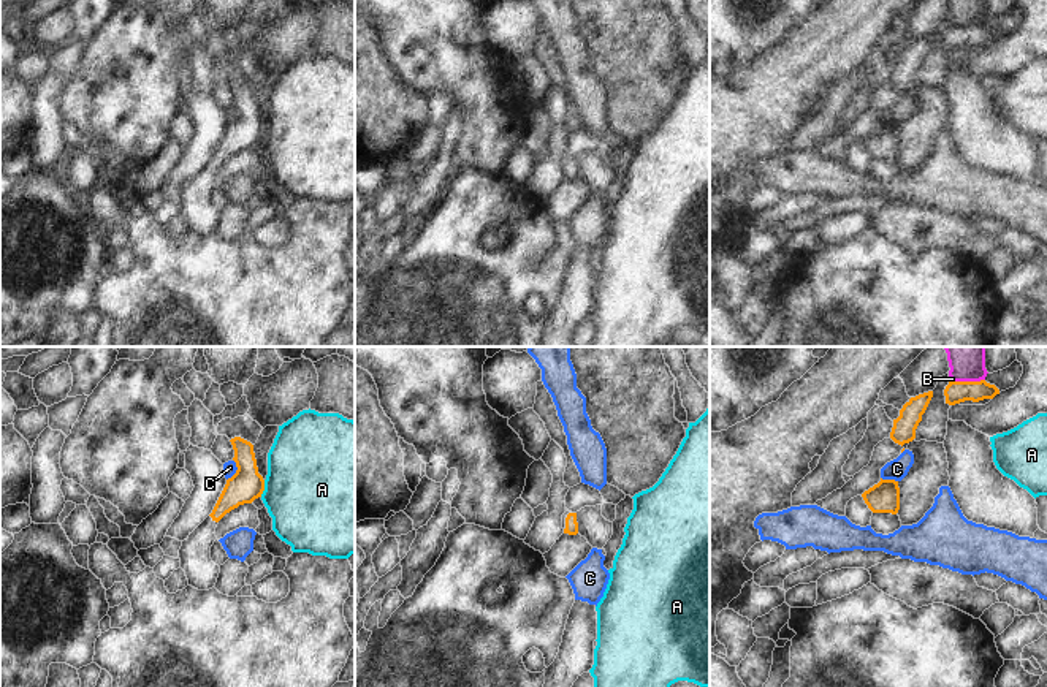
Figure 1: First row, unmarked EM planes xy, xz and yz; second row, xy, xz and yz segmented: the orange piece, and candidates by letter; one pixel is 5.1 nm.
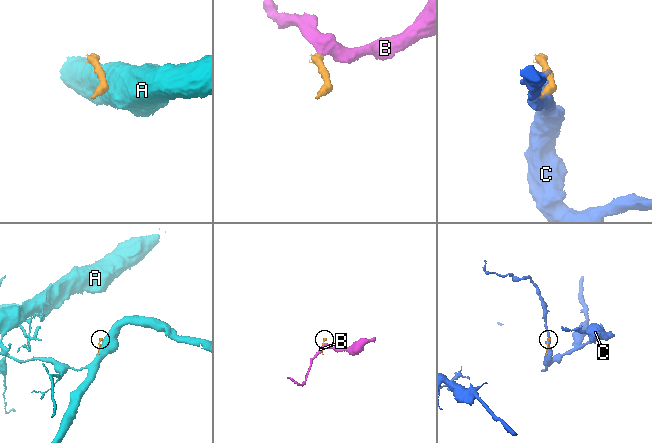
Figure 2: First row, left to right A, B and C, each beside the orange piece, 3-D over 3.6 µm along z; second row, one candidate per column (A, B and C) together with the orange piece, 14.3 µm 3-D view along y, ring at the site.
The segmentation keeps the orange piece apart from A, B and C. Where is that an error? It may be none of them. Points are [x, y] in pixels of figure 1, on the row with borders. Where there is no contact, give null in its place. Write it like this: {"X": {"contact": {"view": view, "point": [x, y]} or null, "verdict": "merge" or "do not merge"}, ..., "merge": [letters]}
{"A": {"contact": {"view": "xy", "point": [263, 488]}, "verdict": "do not merge"}, "B": {"contact": {"view": "yz", "point": [967, 382]}, "verdict": "do not merge"}, "C": {"contact": {"view": "xy", "point": [236, 470]}, "verdict": "do not merge"}, "merge": []}

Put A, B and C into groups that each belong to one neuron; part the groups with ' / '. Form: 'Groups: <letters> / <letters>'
Groups: A / B / C.

